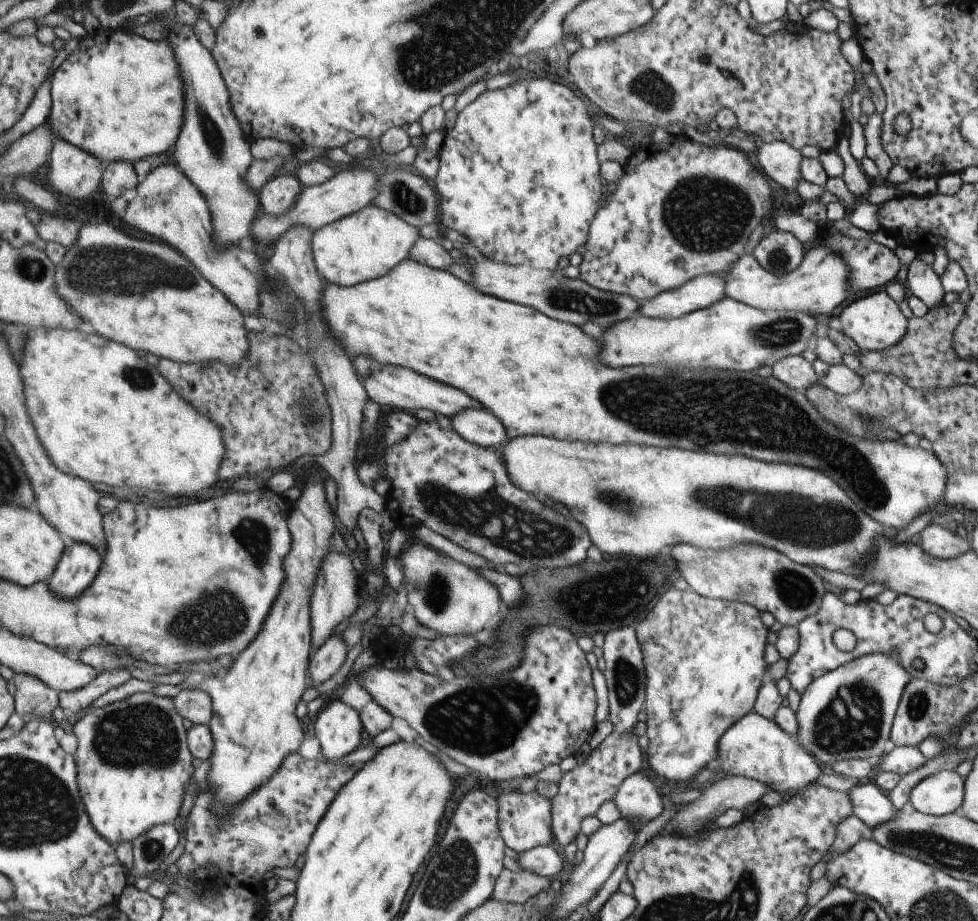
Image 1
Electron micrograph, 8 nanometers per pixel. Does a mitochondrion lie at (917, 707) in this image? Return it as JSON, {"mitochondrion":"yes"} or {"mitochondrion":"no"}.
{"mitochondrion":"yes"}

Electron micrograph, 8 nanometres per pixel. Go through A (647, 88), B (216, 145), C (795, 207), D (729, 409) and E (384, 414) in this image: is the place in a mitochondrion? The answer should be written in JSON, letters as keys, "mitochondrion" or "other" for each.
{"A":"mitochondrion","B":"mitochondrion","C":"other","D":"mitochondrion","E":"other"}

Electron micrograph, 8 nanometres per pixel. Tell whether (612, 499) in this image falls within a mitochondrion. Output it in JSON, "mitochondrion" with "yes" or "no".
{"mitochondrion":"yes"}

